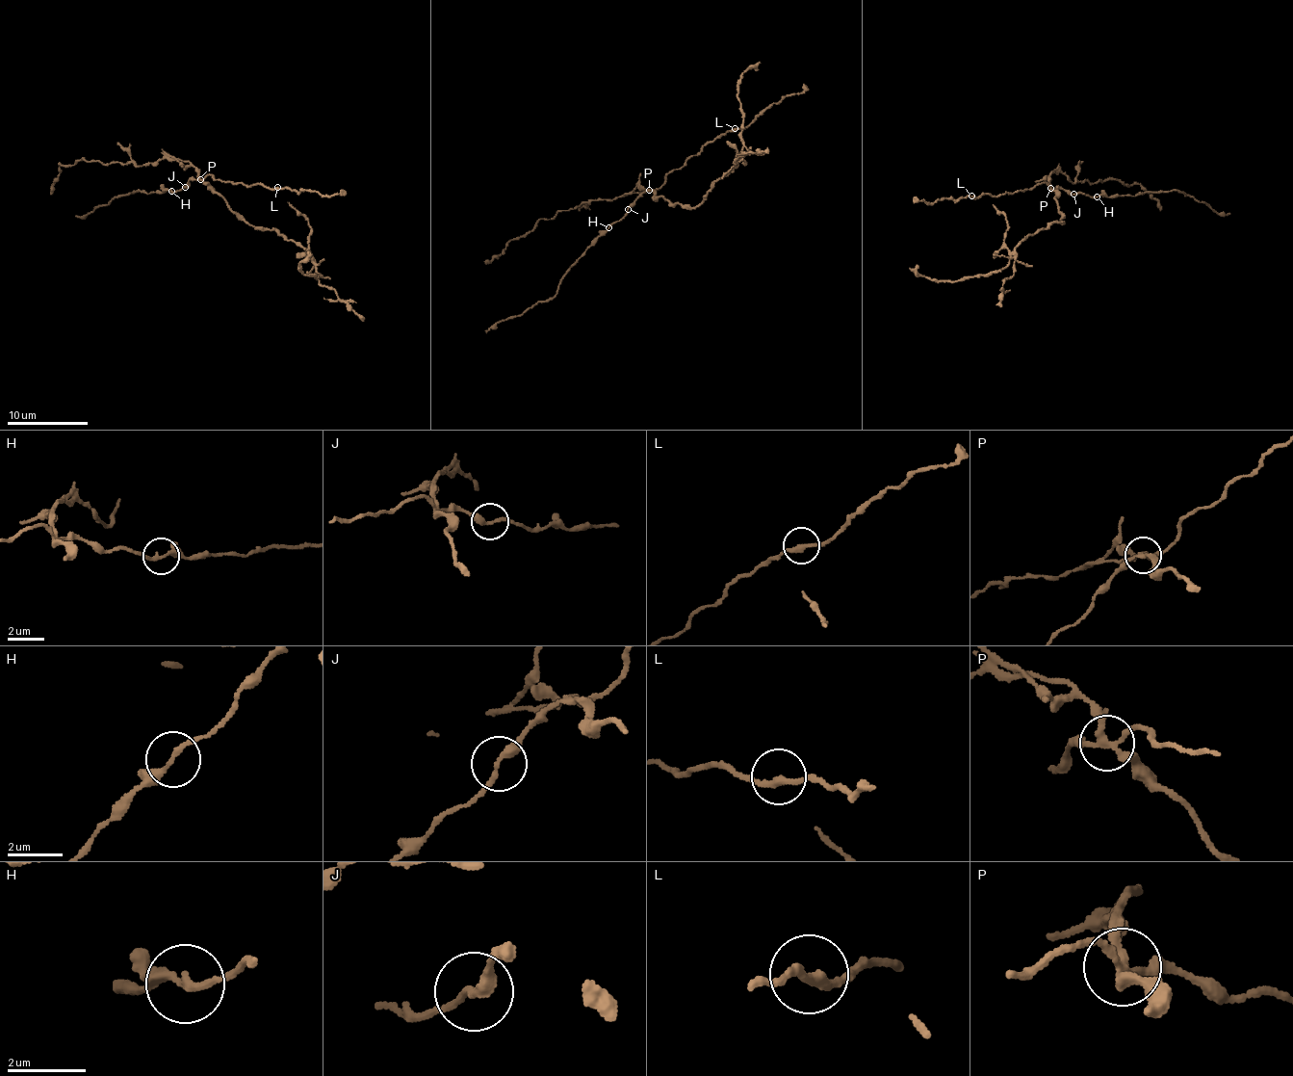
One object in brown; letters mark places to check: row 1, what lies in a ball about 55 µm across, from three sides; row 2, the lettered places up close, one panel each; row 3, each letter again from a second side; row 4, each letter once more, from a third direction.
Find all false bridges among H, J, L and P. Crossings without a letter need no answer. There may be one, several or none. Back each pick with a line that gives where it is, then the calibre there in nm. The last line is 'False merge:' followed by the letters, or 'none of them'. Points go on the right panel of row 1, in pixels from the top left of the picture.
H: at (1097, 196); 180 nm thick
P: at (1050, 188); 240 nm thick
False merge: H, P

